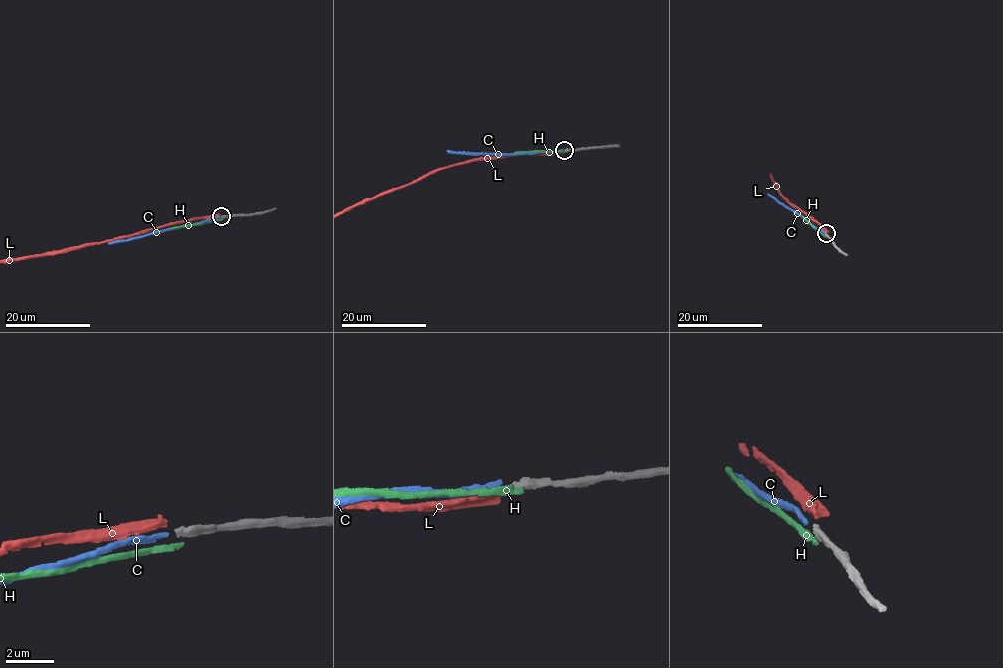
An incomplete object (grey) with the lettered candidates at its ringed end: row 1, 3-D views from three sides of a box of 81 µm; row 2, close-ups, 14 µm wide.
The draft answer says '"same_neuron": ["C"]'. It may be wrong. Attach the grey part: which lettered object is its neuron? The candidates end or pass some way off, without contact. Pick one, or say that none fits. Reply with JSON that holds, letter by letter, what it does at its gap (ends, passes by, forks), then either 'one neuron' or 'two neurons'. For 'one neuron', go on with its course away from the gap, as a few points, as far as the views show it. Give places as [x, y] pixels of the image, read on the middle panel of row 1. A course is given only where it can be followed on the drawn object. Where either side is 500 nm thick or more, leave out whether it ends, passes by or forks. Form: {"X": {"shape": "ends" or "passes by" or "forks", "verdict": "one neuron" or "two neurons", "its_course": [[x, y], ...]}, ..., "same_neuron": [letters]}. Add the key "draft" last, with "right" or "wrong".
{"C": {"shape": "ends", "verdict": "one neuron", "its_course": [[562, 150], [497, 156], [447, 151]]}, "H": {"shape": "ends", "verdict": "two neurons"}, "L": {"shape": "ends", "verdict": "two neurons"}, "same_neuron": ["C"], "draft": "right"}

